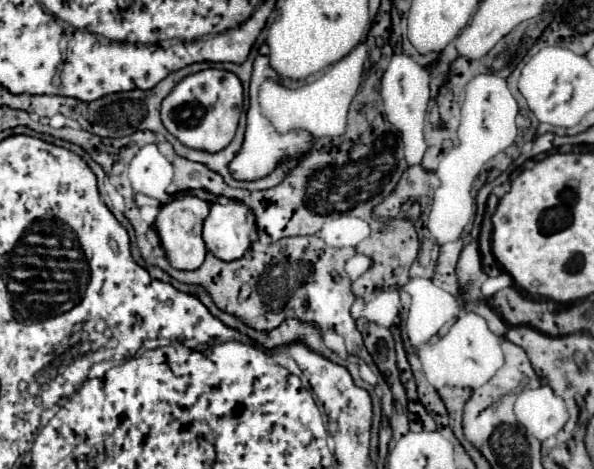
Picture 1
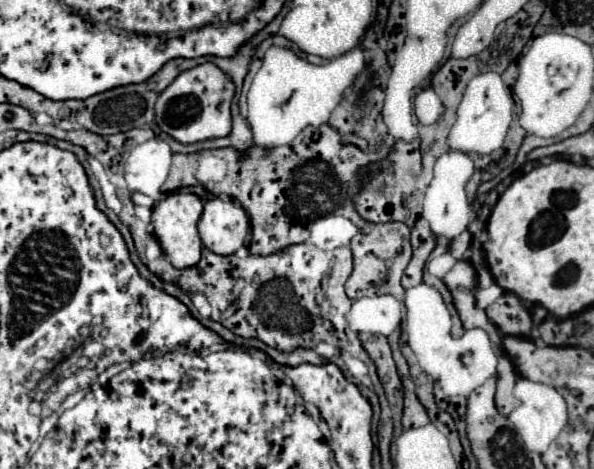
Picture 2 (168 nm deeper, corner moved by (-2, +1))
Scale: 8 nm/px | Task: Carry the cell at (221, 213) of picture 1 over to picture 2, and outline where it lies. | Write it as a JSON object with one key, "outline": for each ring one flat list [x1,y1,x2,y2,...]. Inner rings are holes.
{"outline":[[216,196,204,204,198,232,208,250,220,256,230,256,246,244,250,220,238,202]]}

